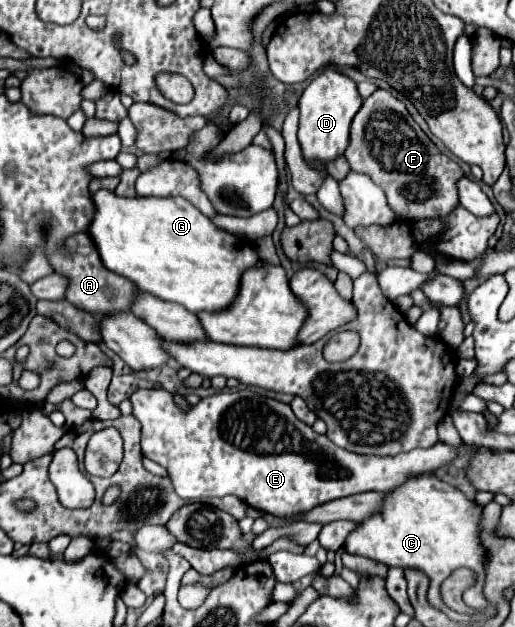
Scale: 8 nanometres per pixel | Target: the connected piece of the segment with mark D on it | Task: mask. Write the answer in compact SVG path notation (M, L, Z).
M326 66L302 92L298 100L300 110L300 130L298 140L302 146L304 160L310 164L312 160L328 162L340 154L344 154L348 146L348 130L354 114L362 106L362 96L358 94L356 82L342 74L336 66Z

